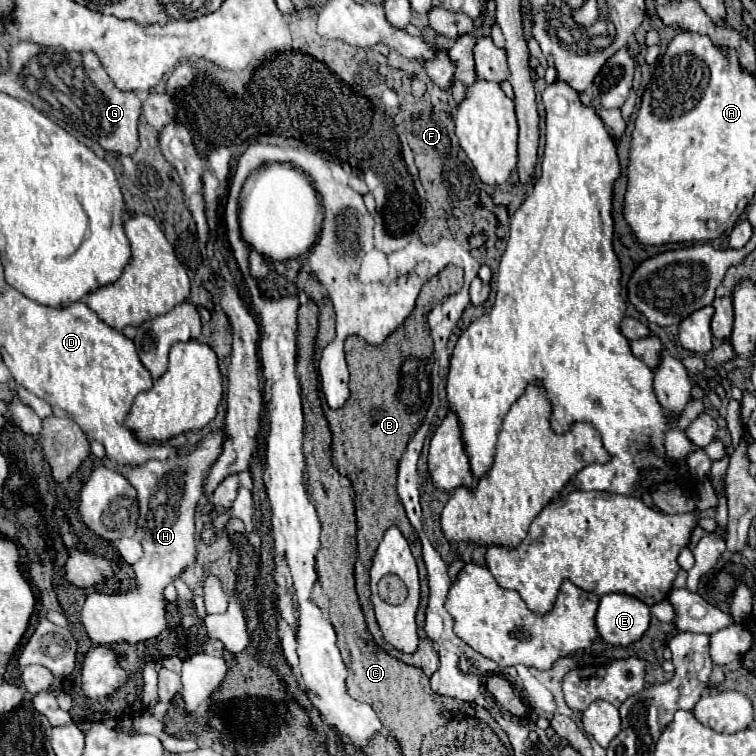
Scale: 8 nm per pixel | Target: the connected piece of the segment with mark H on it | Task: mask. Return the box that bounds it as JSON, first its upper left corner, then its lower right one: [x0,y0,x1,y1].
[80,428,222,645]

